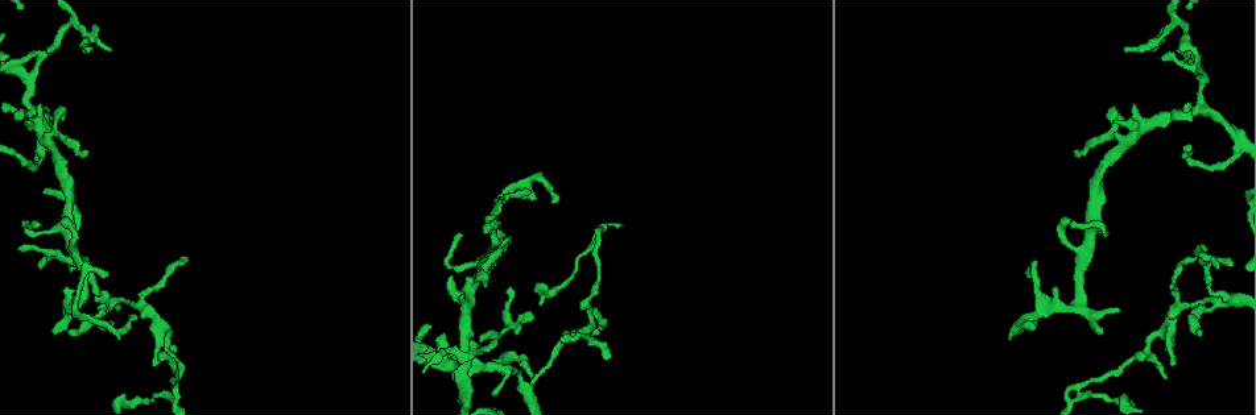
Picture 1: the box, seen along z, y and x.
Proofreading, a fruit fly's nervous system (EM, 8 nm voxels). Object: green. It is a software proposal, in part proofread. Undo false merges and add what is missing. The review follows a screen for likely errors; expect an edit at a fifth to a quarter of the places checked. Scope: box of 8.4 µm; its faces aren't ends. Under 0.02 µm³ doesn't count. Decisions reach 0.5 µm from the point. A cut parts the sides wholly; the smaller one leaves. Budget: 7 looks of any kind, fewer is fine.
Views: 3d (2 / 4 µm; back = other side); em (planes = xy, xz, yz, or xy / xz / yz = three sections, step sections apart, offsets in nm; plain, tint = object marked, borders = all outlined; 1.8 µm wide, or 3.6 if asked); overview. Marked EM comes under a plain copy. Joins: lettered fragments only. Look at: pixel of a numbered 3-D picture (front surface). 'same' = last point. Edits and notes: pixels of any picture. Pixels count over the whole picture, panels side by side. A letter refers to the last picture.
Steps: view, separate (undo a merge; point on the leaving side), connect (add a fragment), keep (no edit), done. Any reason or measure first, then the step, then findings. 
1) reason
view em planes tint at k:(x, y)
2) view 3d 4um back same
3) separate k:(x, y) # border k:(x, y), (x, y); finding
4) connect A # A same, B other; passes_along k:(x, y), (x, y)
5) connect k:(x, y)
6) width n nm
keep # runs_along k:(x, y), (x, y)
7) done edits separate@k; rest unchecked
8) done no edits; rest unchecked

a fork
view 3d 4um at 1:(1081, 385)

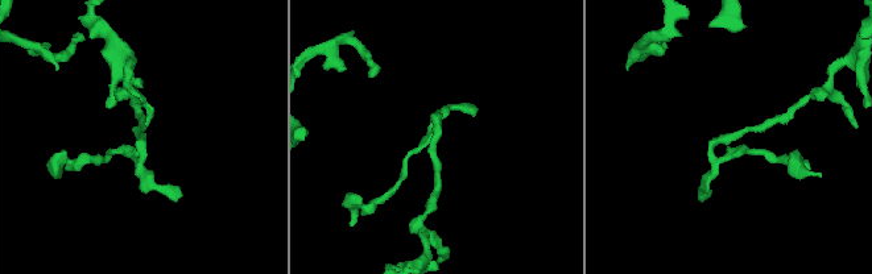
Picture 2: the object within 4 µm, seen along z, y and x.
view em 3.6um xy step 8 tint at 2:(434, 133)

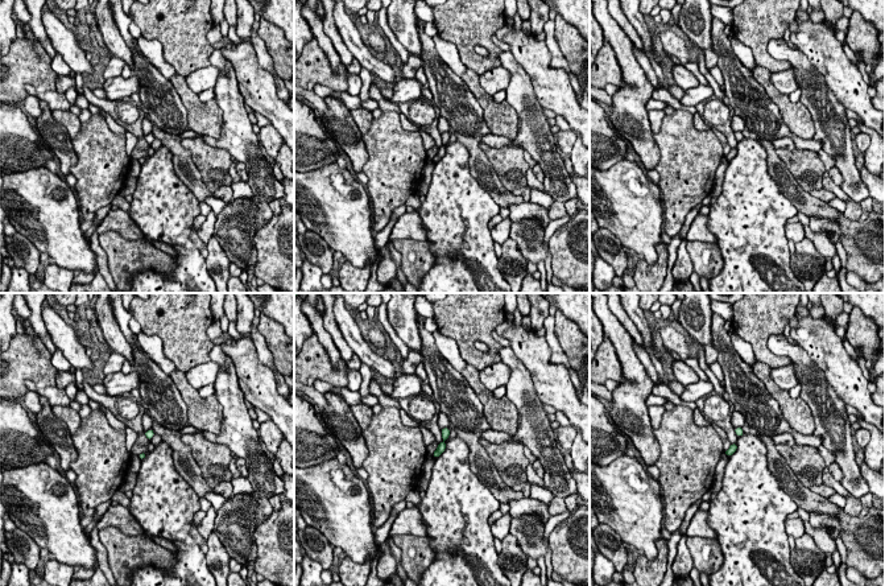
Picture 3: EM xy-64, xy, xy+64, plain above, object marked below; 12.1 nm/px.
view em 3.6um planes borders same

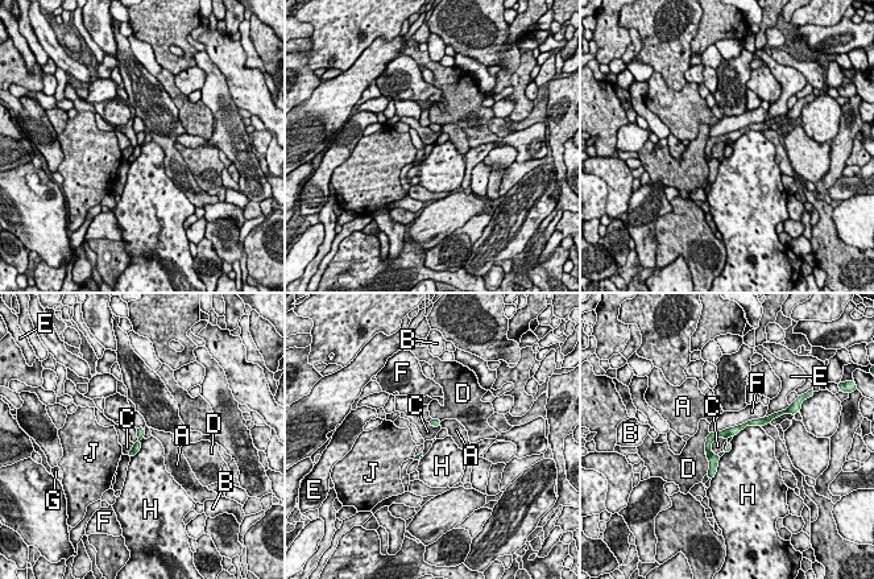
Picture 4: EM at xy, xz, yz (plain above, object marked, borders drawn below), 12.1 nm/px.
keep # A other, B other, C other, D other, E other, F other, G other, H other, J other; runs_along 4:(761, 422), (709, 442), (711, 474); continuous, no second neuron

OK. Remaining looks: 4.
thin end
view em planes borders at 1:(1038, 320)

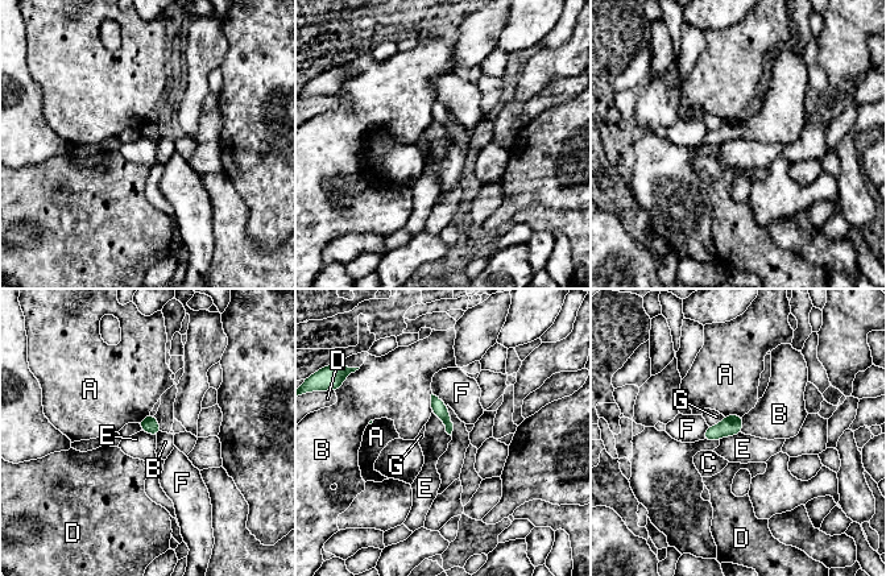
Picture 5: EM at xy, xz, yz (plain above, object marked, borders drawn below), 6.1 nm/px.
width 80 nm
keep # A other, B other, C other, D other, E other, F other, G other; border 5:(431, 411), (441, 419), (450, 435); none of them fits

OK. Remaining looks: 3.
branch stops here
view 3d 4um at 1:(69, 331)

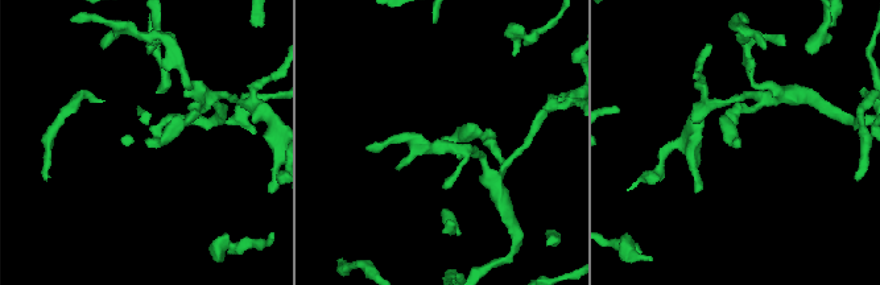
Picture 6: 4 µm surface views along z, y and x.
now the EM
view em xy step 16 tint at 6:(738, 142)

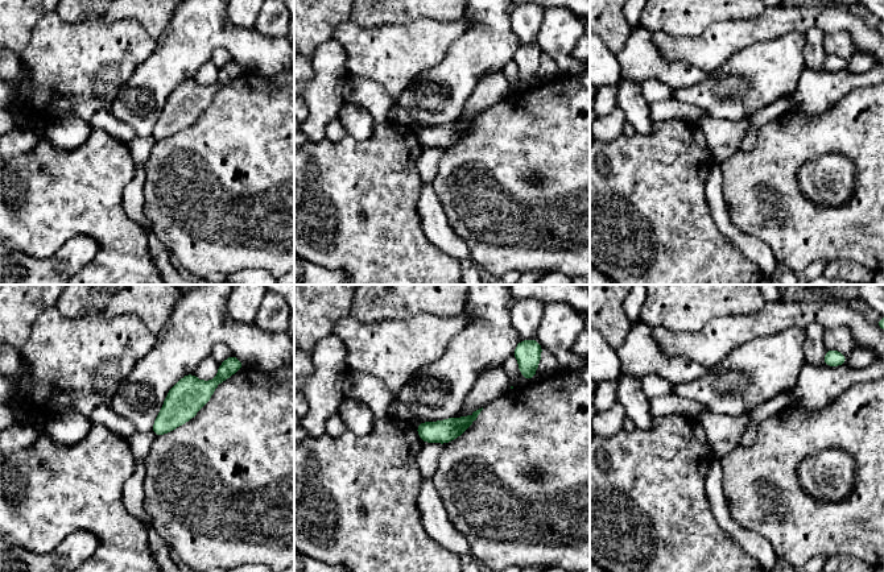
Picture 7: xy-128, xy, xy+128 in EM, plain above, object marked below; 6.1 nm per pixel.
view em planes borders same

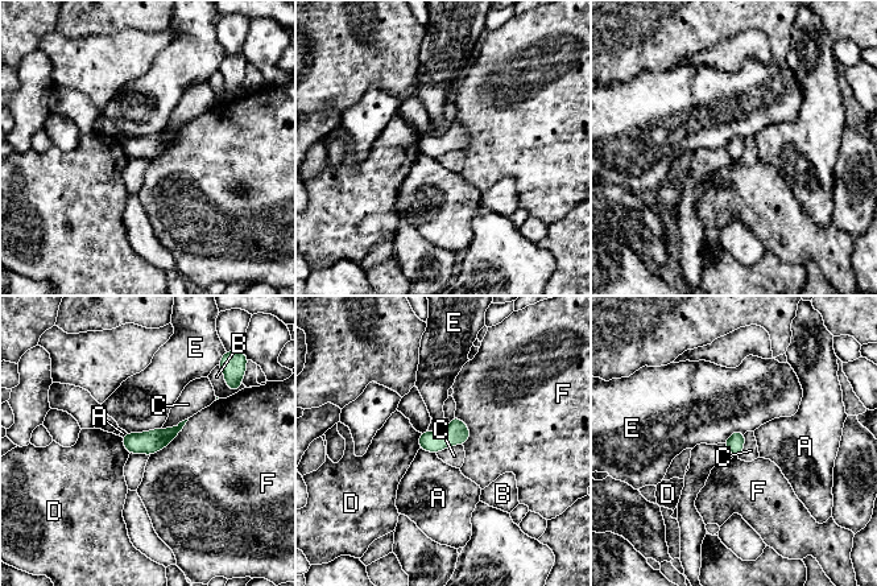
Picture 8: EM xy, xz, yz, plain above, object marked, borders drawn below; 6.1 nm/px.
width 110 nm
keep # A other, B other, C other, D other, E other, F other; border 8:(187, 417), (176, 425), (161, 428); none of them fits

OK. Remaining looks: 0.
done no edits; rest unchecked

